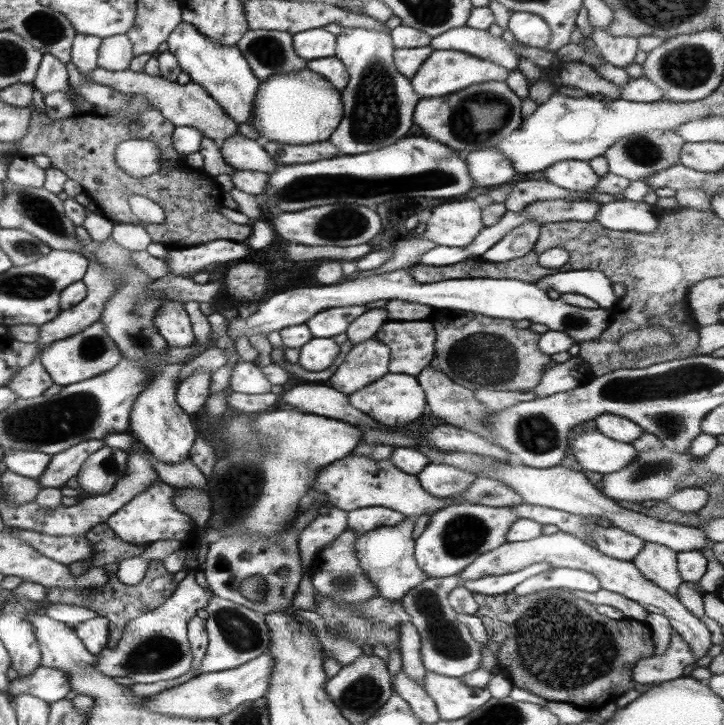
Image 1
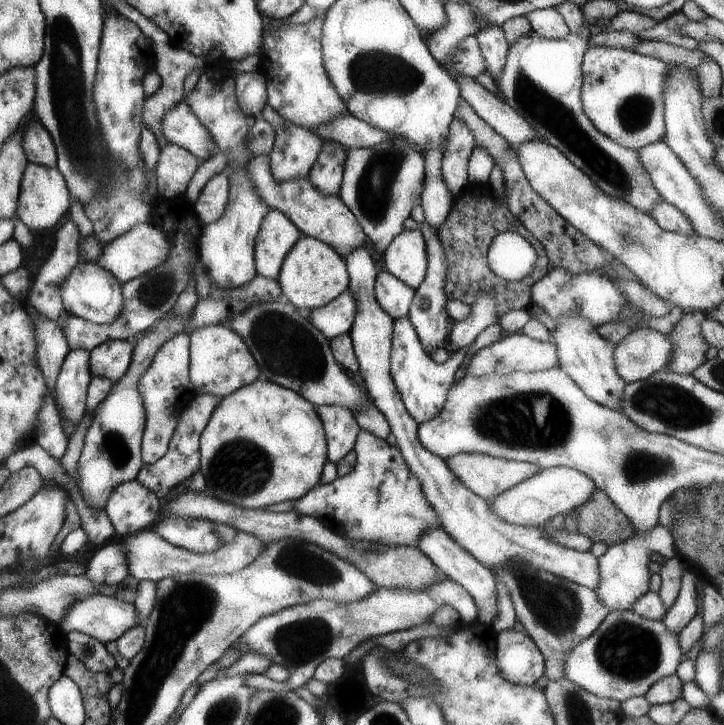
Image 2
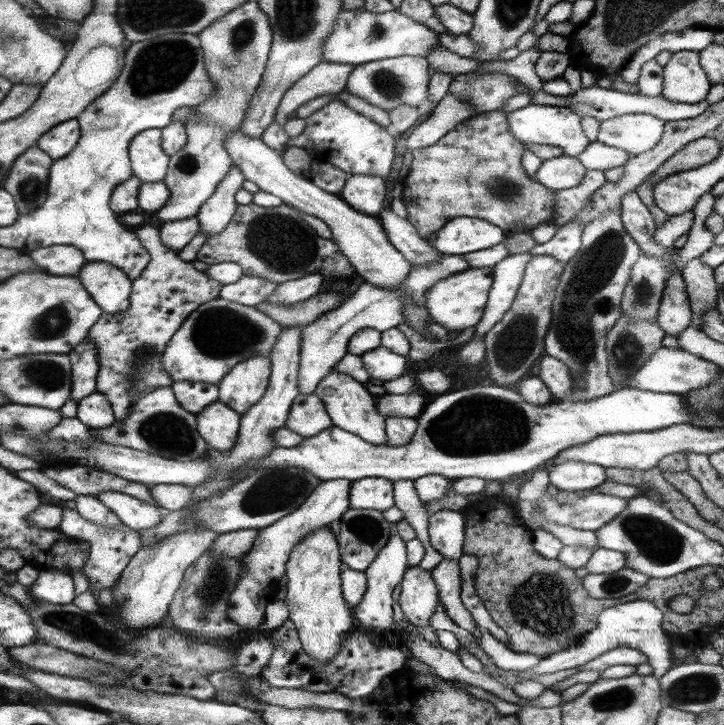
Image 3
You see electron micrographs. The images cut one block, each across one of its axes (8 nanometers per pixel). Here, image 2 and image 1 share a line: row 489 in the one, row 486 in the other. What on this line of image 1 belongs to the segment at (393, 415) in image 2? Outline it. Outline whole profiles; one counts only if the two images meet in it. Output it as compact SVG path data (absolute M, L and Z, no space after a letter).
M427 463L415 479L431 496L446 499L465 491L477 477L448 465Z

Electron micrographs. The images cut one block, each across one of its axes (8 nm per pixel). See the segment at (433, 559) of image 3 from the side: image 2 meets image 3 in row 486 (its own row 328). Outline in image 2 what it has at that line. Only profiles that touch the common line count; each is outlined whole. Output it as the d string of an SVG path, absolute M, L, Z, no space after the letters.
M407 316L392 321L390 375L408 414L418 423L431 420L443 406L448 388L454 382L455 370L461 364L469 346L454 350L445 362L436 363L416 338L415 329Z

